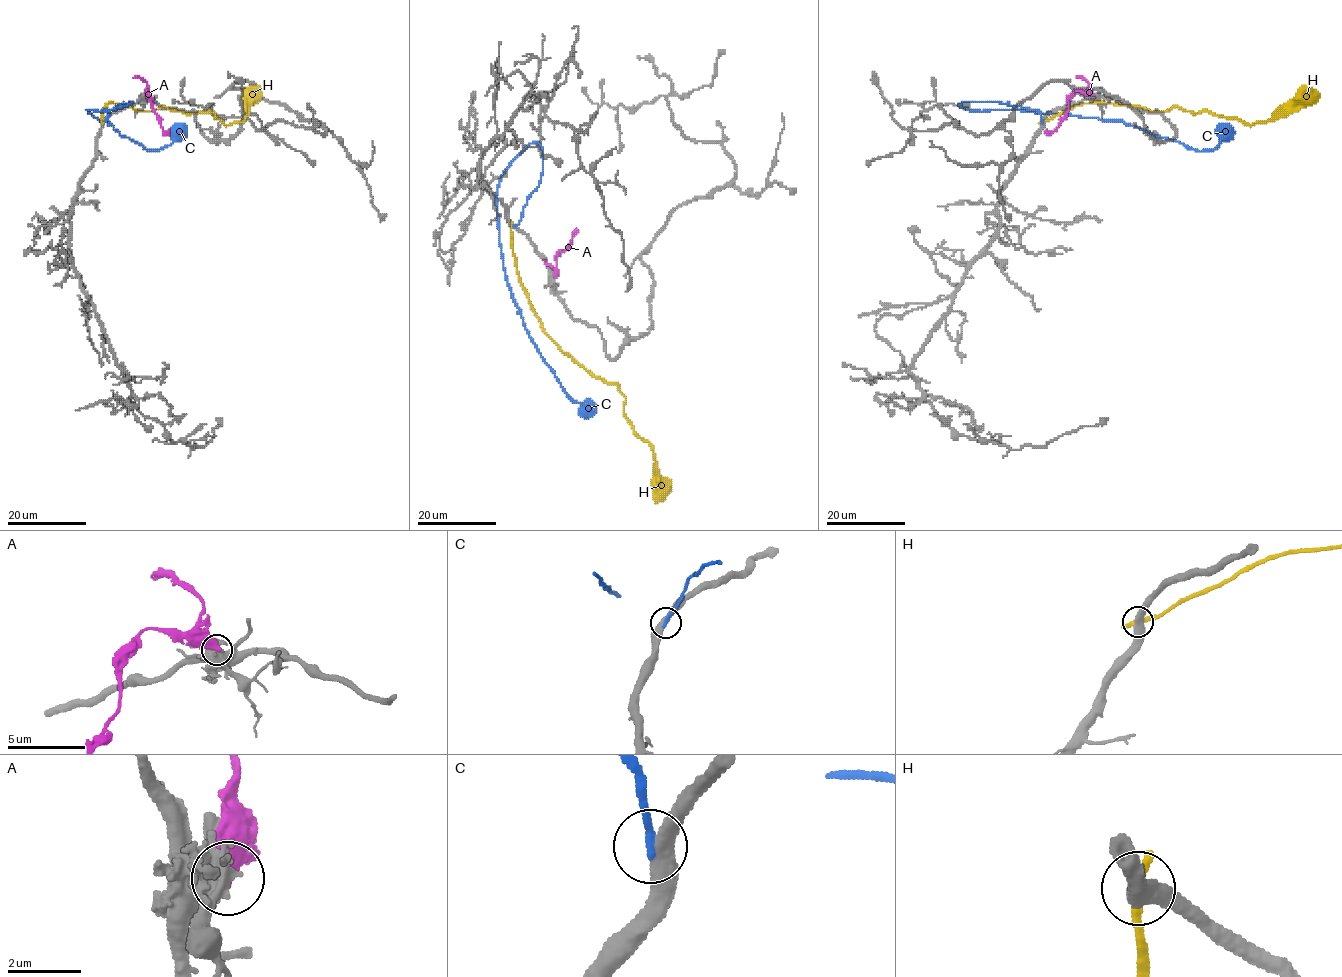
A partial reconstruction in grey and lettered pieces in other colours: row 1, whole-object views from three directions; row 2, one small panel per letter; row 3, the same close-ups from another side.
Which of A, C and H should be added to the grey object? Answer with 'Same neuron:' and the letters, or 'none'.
Same neuron: C

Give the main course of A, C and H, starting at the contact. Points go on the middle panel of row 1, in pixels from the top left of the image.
A: (556, 276), (555, 258), (569, 244), (577, 229)
C: (513, 224), (539, 183), (535, 141), (503, 172), (495, 196), (504, 276), (540, 355), (590, 411)
H: (511, 225), (518, 277), (542, 329), (595, 376), (618, 386), (625, 398), (624, 415), (652, 447), (657, 503)

